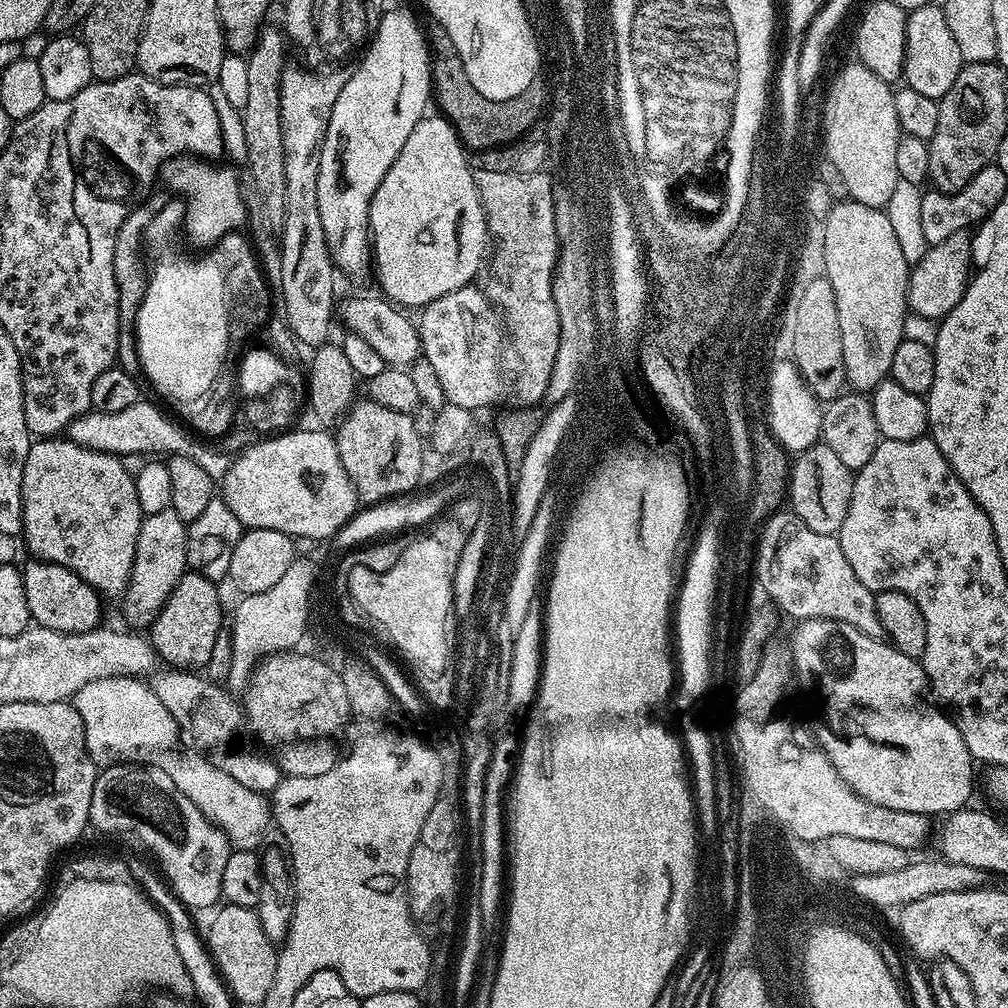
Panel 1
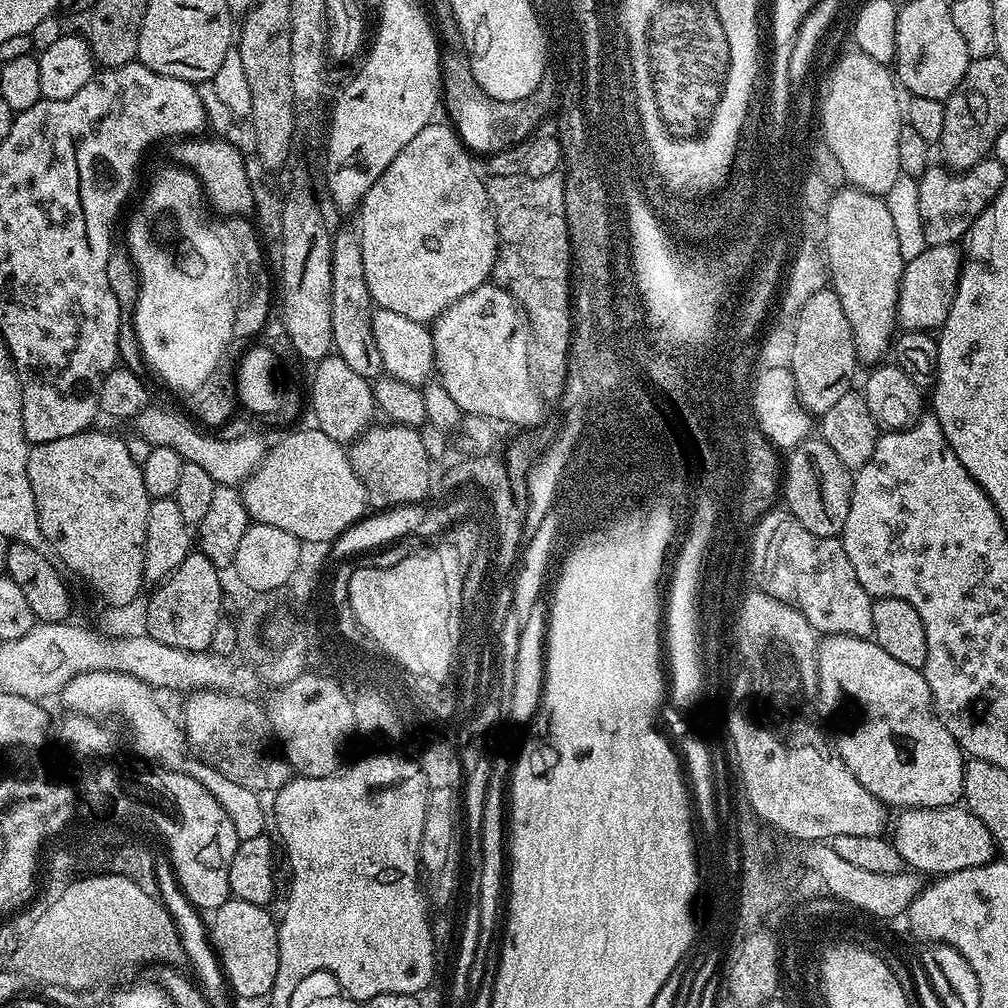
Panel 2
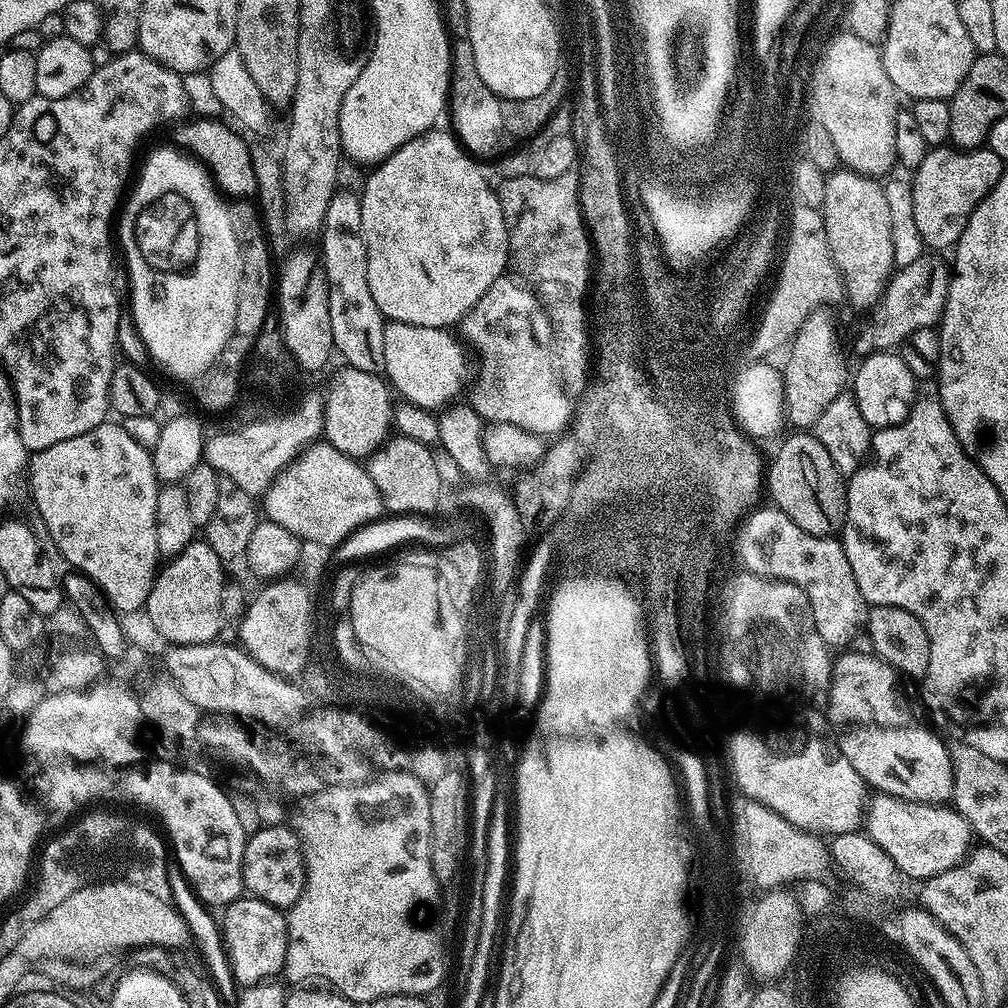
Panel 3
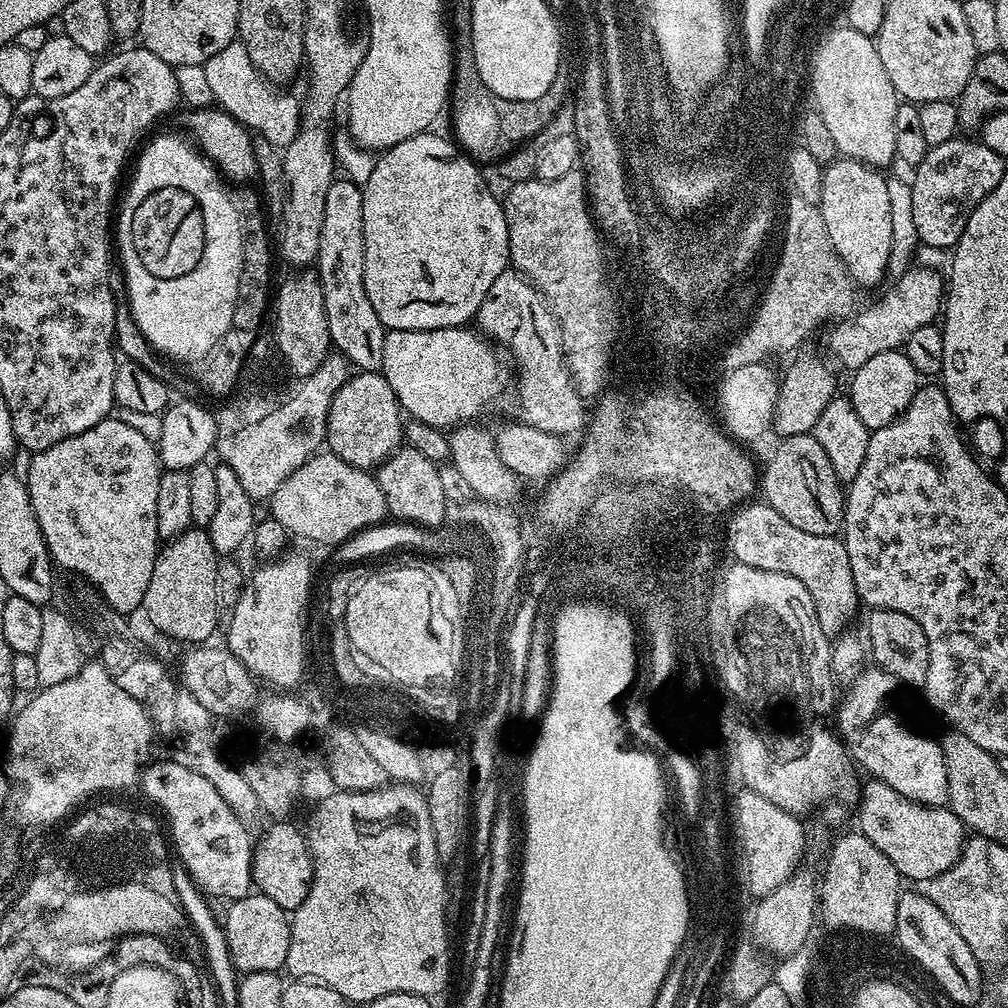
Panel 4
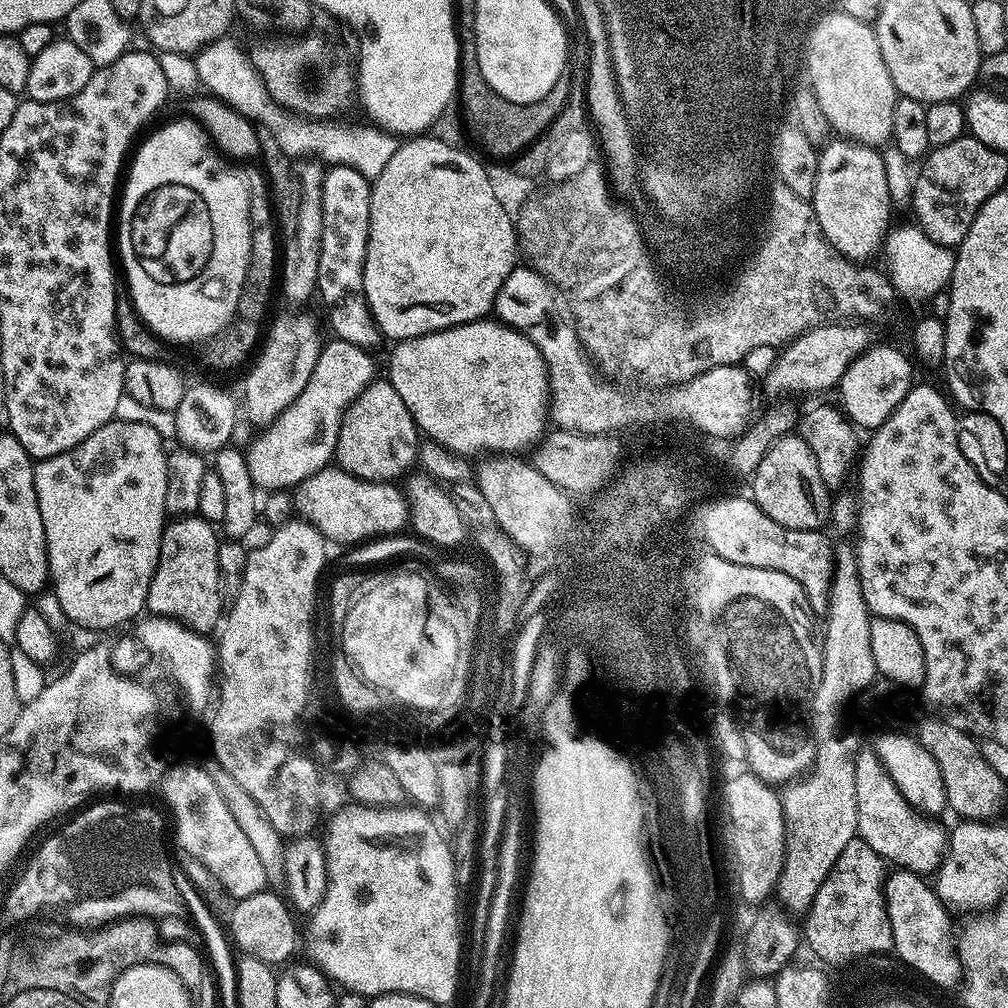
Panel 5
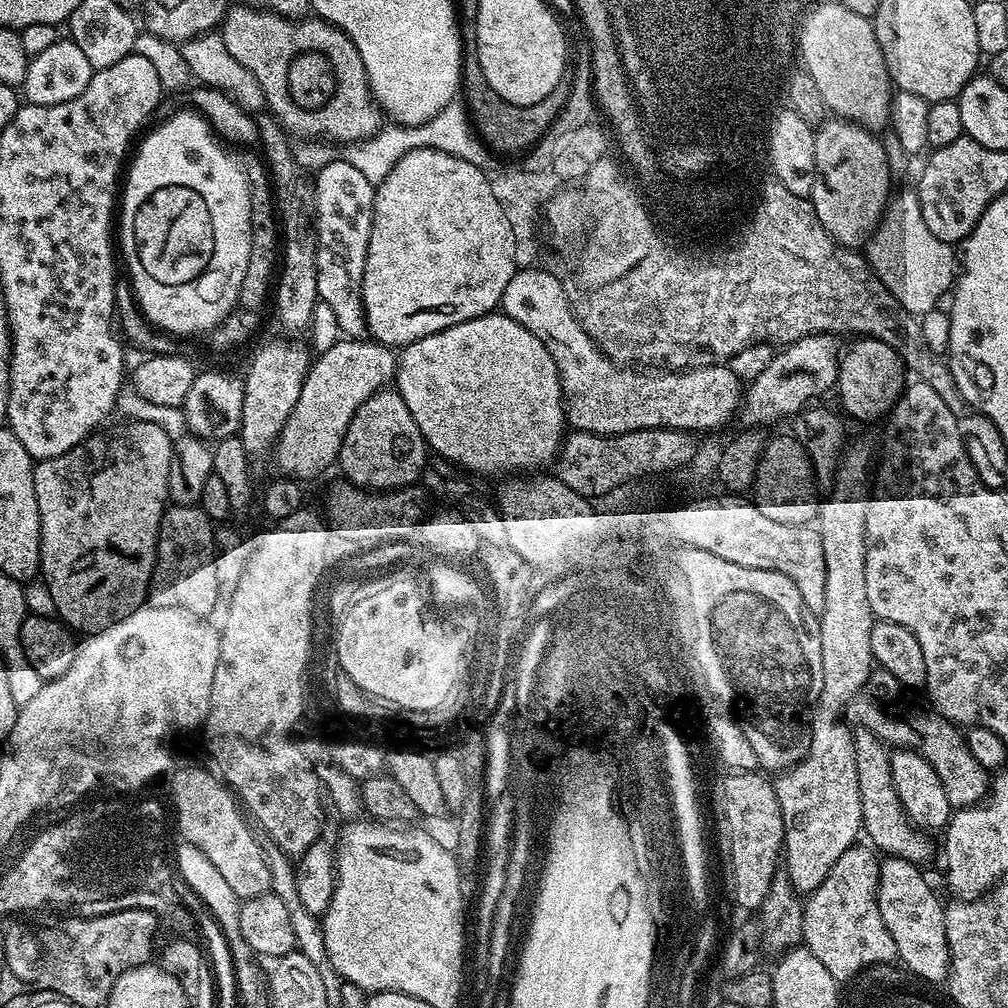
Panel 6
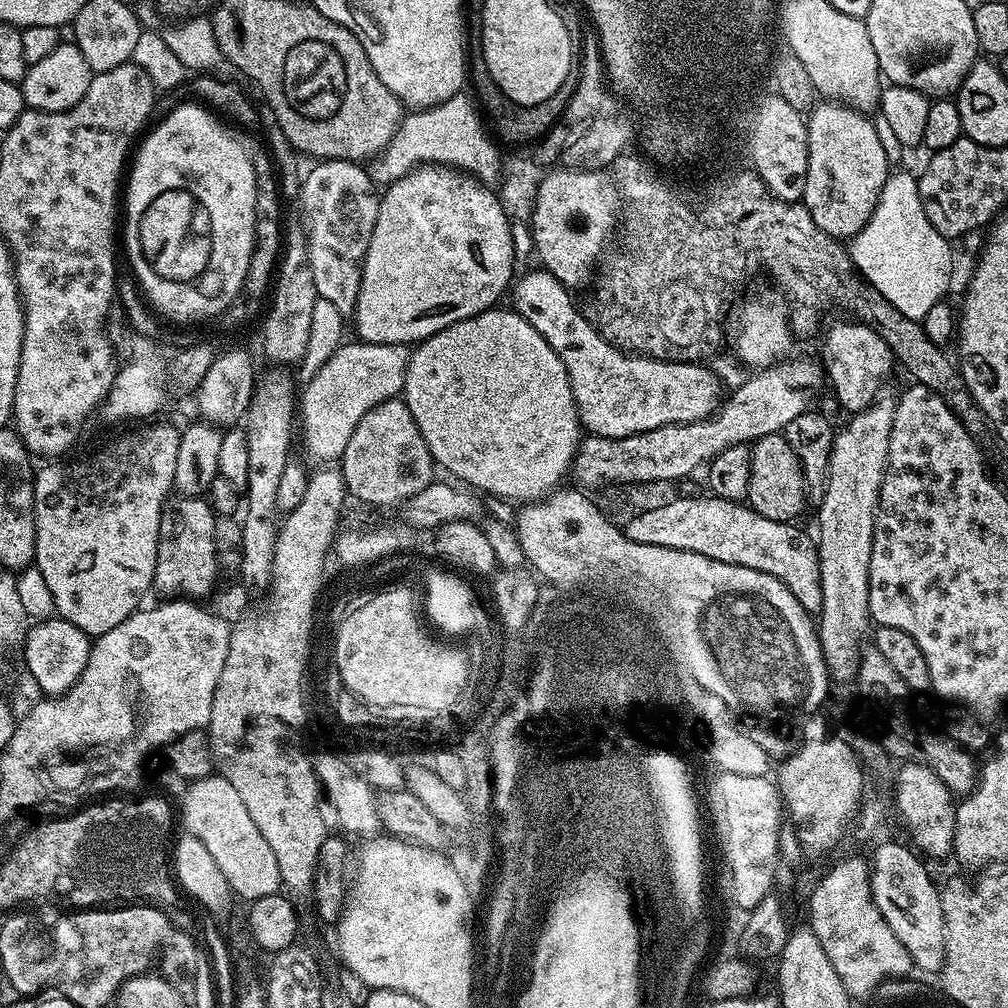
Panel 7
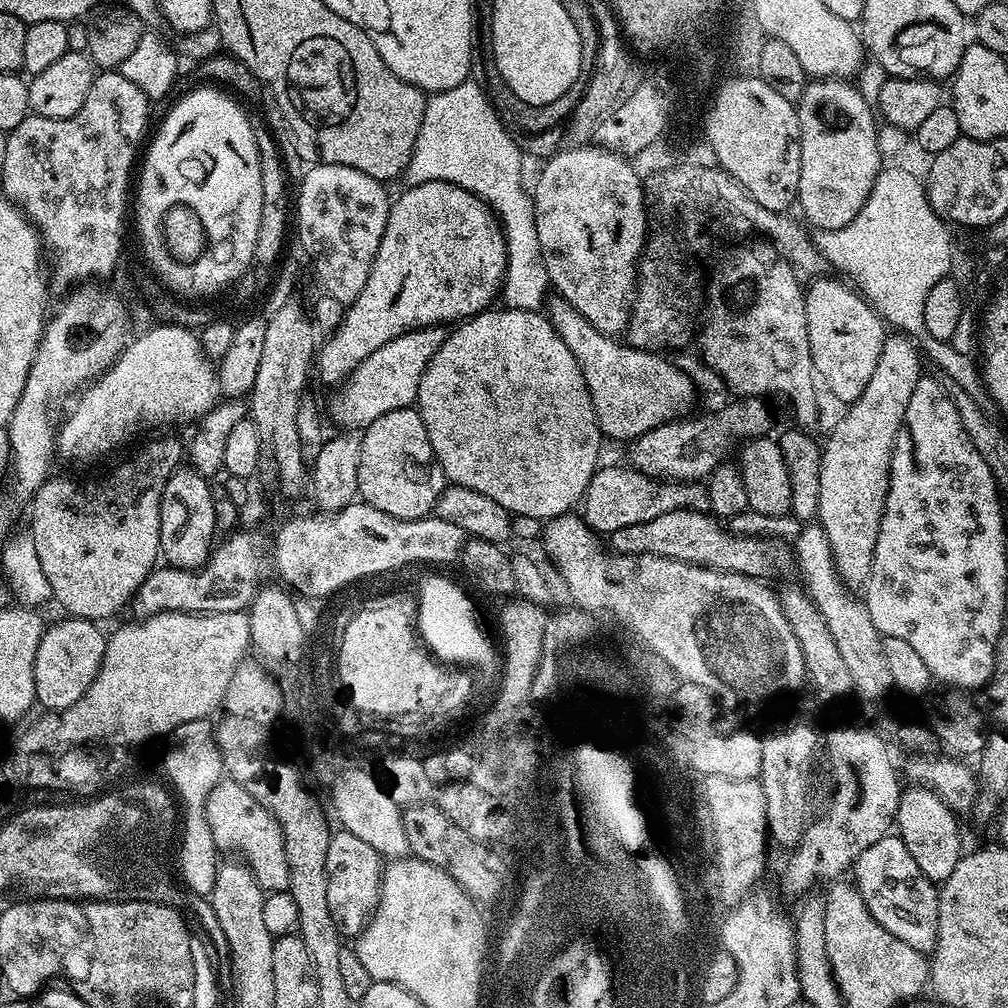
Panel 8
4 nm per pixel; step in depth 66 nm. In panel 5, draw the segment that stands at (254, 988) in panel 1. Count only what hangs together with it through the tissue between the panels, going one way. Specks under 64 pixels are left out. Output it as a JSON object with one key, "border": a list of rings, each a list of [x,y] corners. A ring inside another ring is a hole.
{"border":[[[265,890],[235,901],[231,906],[232,917],[228,924],[226,920],[226,928],[230,933],[231,943],[236,948],[240,947],[243,955],[253,956],[271,966],[284,966],[293,959],[291,956],[296,952],[297,917],[283,895]]]}

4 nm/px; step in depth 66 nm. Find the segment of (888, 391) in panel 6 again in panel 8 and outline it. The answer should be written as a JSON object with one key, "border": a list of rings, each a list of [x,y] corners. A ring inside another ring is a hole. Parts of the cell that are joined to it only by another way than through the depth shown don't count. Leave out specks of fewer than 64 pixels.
{"border":[[[815,277],[805,289],[804,309],[812,365],[823,387],[825,384],[843,402],[851,402],[866,390],[866,382],[870,382],[870,374],[874,374],[874,366],[878,366],[886,325],[855,287],[826,279]]]}

